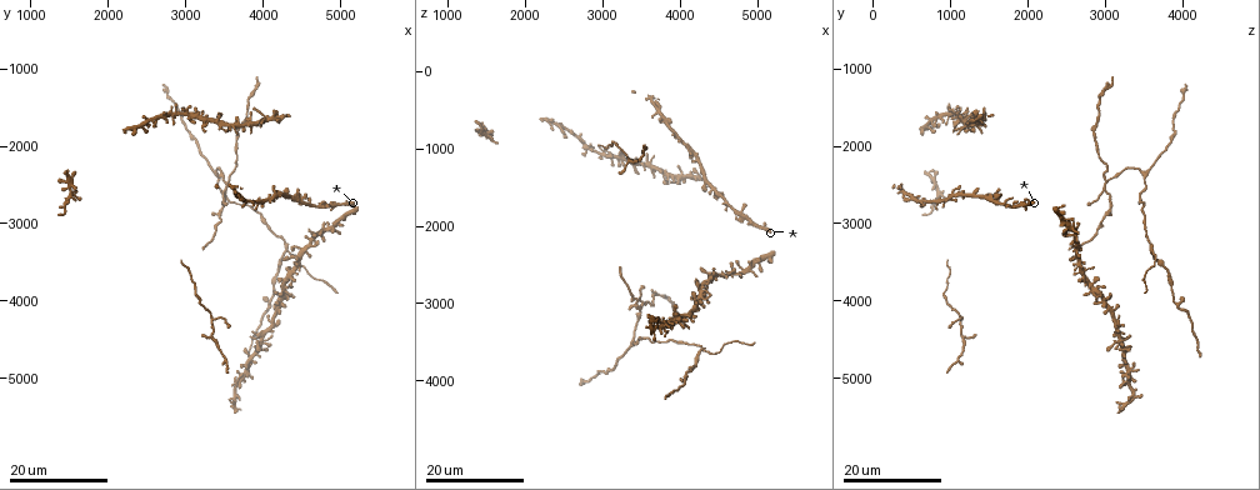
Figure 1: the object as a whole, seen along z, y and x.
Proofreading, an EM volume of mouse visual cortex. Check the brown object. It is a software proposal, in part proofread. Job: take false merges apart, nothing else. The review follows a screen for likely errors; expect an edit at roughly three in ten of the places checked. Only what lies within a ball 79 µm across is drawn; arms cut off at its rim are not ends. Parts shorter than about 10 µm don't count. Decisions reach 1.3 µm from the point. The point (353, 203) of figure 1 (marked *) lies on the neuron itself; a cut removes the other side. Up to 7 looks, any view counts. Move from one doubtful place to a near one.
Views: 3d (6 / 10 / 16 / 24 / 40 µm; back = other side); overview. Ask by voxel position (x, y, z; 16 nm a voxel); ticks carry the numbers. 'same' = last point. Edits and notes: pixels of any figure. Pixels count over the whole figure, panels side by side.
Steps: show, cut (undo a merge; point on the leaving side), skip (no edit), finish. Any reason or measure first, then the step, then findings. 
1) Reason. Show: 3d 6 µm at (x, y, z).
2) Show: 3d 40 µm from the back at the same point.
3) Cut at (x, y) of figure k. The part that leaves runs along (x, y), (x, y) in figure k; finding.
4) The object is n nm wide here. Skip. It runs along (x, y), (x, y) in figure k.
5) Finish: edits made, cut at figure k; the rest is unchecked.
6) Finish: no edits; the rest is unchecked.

Sudden change in width. Show: 3d 24 µm at (3350, 4500, 1150).

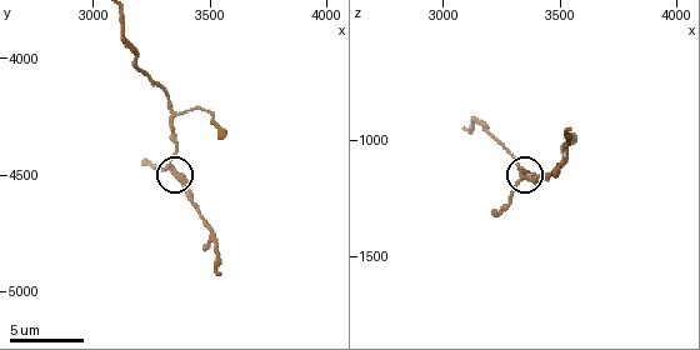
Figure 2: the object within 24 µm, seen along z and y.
Show: 3d 6 µm at (3340, 4470, 1150).

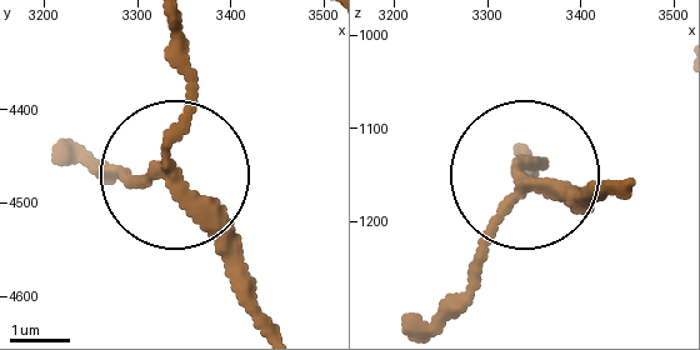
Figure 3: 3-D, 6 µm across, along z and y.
Show: 3d 6 µm from the back at (3340, 4475, 1160).

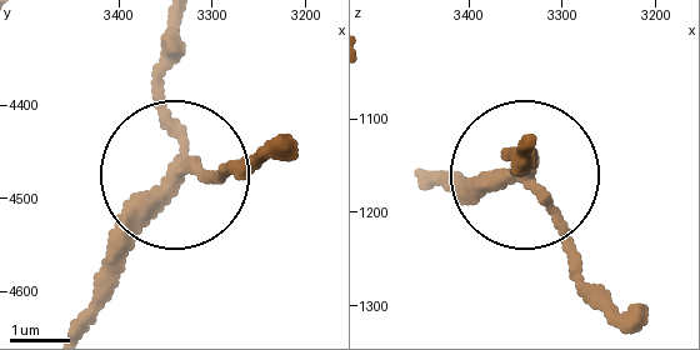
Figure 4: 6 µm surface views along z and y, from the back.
3 arms meet here. Skip. One neuron here.

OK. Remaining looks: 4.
Branch point. Show: 3d 24 µm at (3500, 2500, 3000).

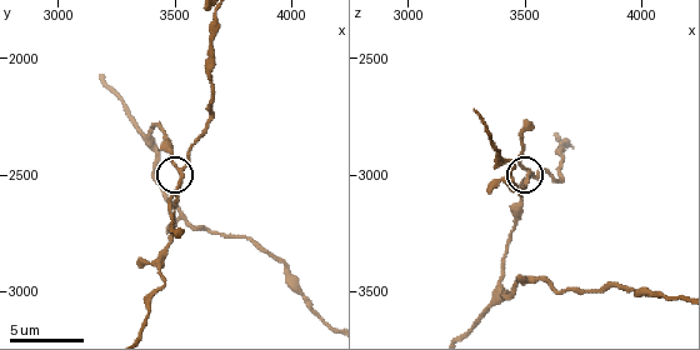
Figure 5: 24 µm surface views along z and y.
Show: 3d 6 µm at the same point.

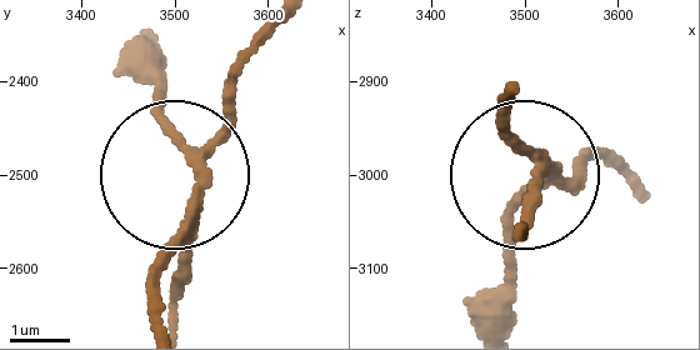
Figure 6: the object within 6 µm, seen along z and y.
Cut at (233, 111) of figure 6. The part that leaves runs along (191, 184), (231, 70), (266, 25) in figure 6; a second neuron is stuck on.

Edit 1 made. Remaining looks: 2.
Arms part here. Show: 3d 10 µm at (3380, 2330, 3500).

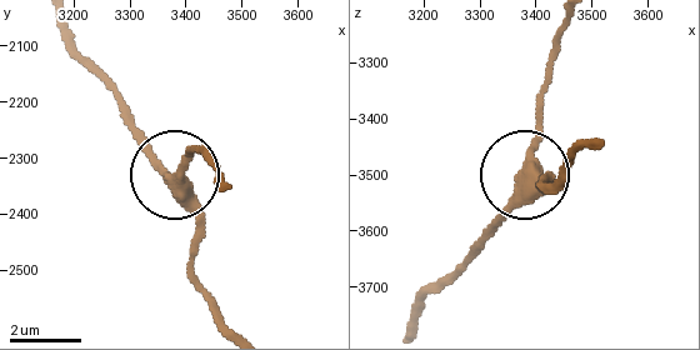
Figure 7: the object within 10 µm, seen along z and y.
Show: 3d 10 µm from the back at (3380, 2340, 3490).

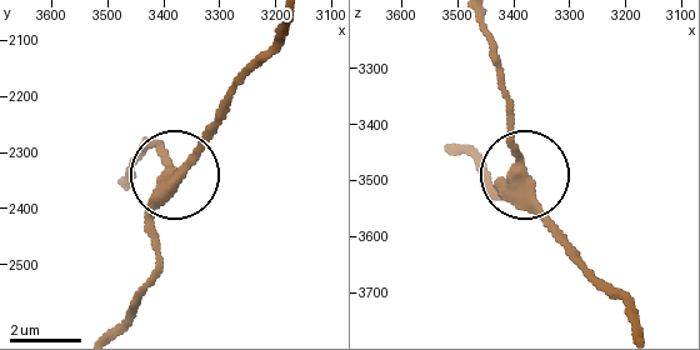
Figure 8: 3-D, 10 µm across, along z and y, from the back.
Skip. One neuron here.

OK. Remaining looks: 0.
Finish: edits made, cut at figure 6; the rest is unchecked.

